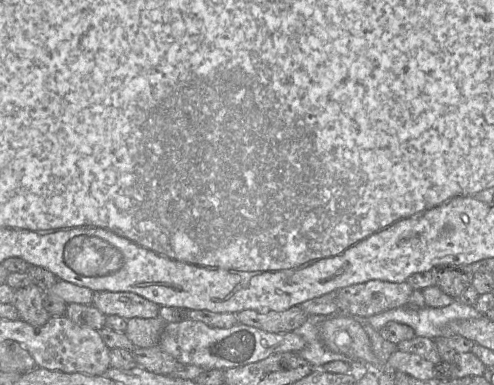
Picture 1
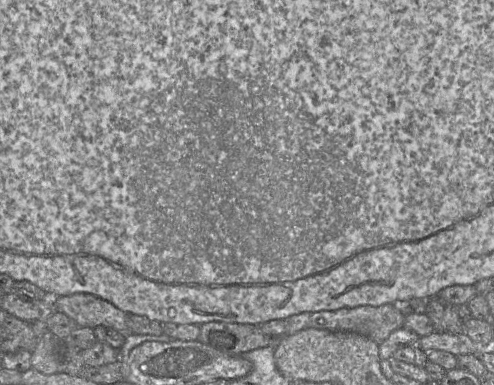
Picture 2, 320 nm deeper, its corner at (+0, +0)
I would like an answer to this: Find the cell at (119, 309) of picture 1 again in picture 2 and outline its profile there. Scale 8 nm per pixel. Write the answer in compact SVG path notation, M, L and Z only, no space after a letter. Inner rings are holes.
M88 293L50 298L55 311L71 318L77 327L111 327L121 333L129 333L127 313L108 301Z

